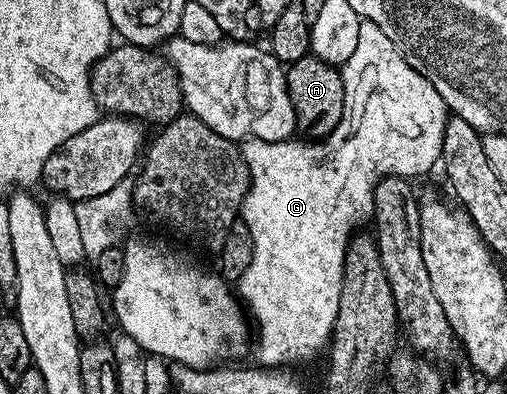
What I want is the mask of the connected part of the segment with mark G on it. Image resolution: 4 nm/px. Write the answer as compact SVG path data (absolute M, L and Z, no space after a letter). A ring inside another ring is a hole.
M360 22L357 49L353 49L353 57L349 57L349 61L342 64L341 70L345 85L345 109L341 113L341 121L337 121L337 129L333 129L333 133L329 133L327 138L318 141L303 141L307 143L295 143L296 141L270 143L250 138L241 147L251 174L251 187L243 202L241 222L246 225L253 237L253 261L249 261L249 269L245 269L245 273L237 281L237 295L245 304L254 326L255 323L259 326L259 348L256 349L255 355L259 358L256 360L264 367L281 367L303 363L306 359L313 358L322 347L324 350L328 346L331 333L335 330L337 305L341 301L341 281L345 273L347 246L351 244L353 232L362 228L359 226L366 219L368 222L375 214L375 202L373 201L375 184L381 182L386 175L401 175L405 179L414 180L415 175L423 175L426 171L433 170L435 163L437 167L443 157L443 138L445 137L445 125L449 118L447 103L441 97L441 93L437 93L434 85L424 75L417 73L417 69L413 69L413 65L409 65L409 61L405 61L405 57L393 45L393 41L385 33L385 29L381 29L376 23Z

